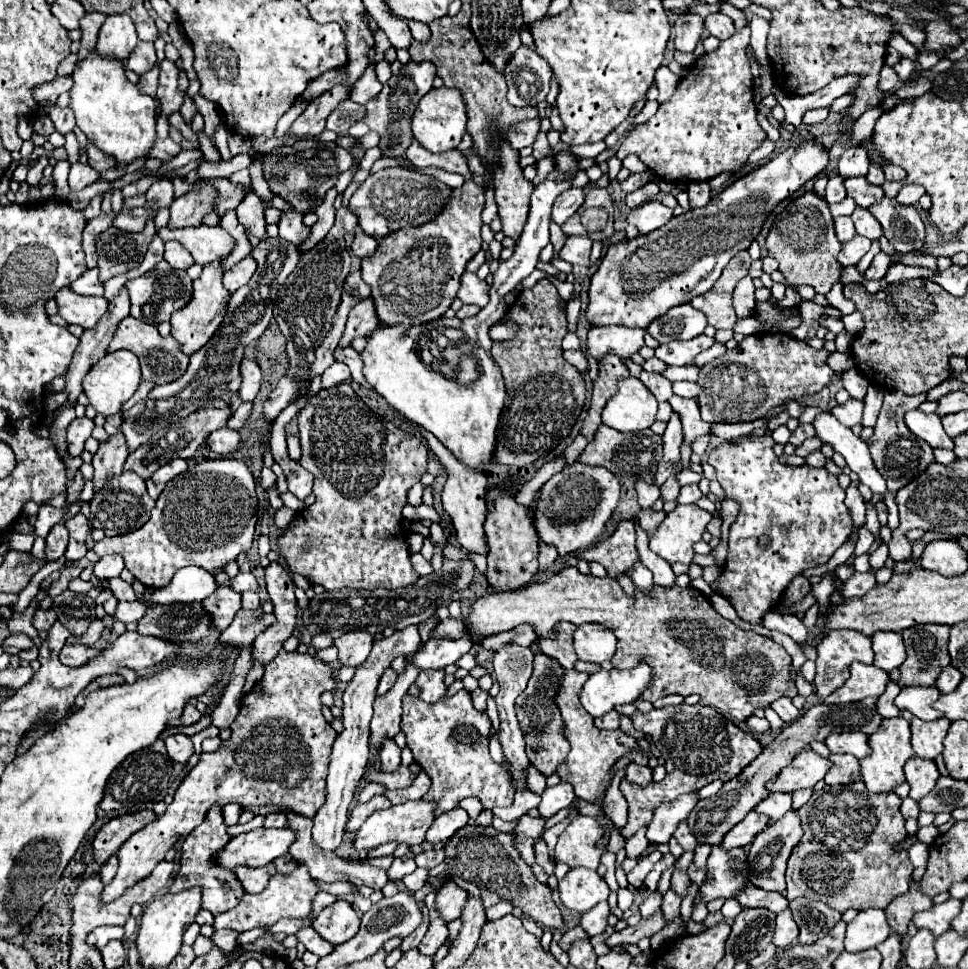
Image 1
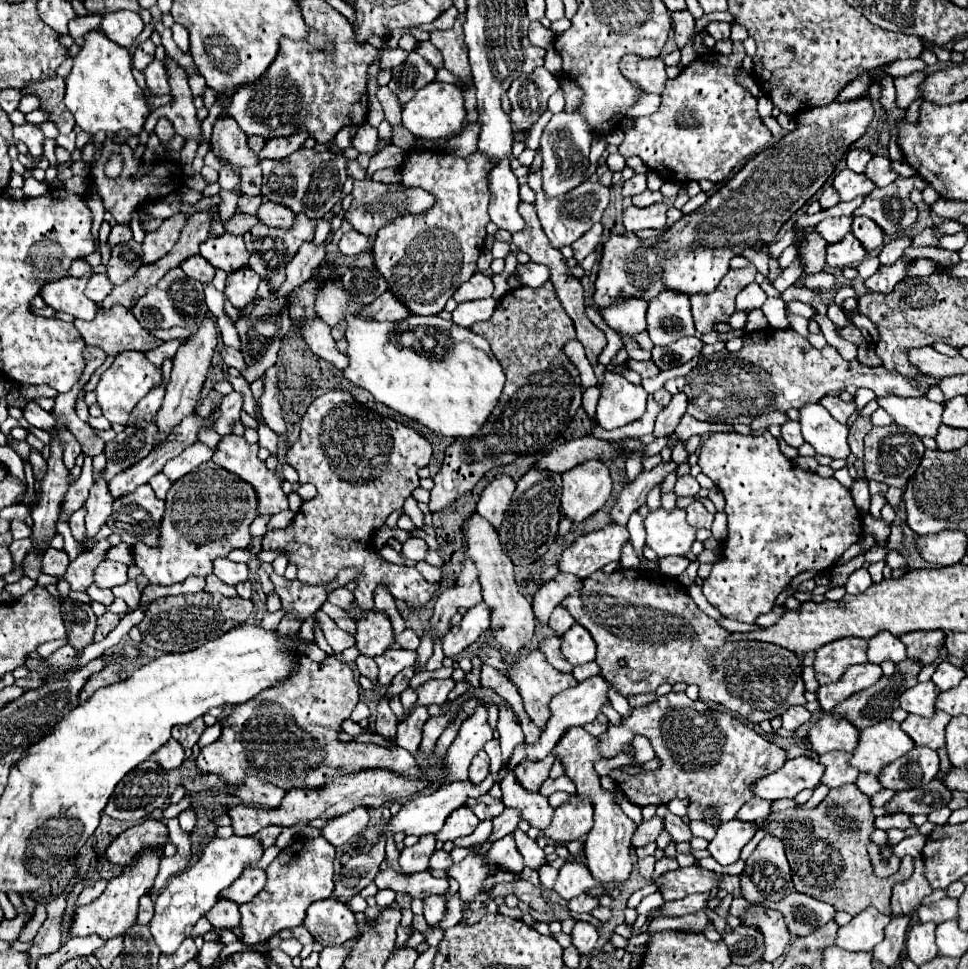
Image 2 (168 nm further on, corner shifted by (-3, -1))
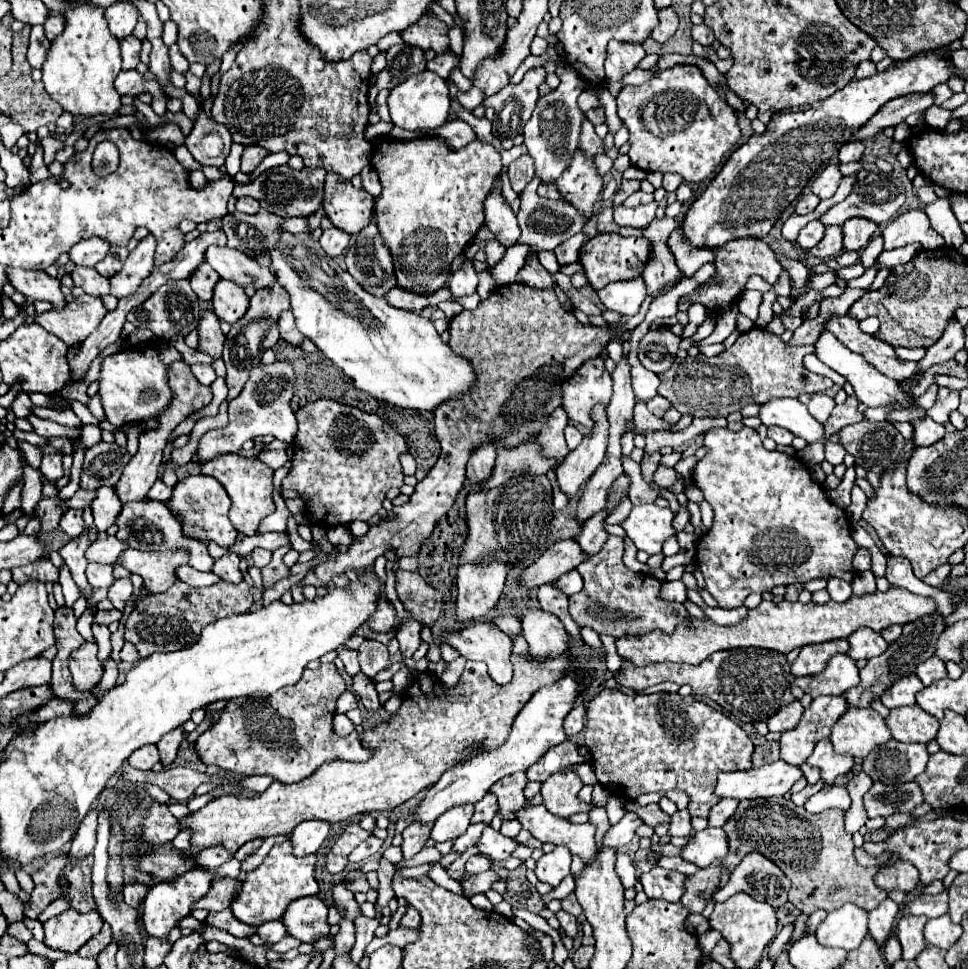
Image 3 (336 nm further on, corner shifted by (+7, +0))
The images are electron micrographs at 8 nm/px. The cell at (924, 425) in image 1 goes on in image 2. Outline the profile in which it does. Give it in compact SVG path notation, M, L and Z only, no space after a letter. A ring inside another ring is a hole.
M893 393L877 397L877 403L893 417L897 425L907 427L919 437L935 437L941 423L943 405L925 397L897 397Z

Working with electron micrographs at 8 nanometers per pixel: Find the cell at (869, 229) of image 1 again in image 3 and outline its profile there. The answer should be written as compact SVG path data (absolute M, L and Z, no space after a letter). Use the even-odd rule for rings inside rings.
M849 218L843 224L843 234L845 234L845 250L849 252L861 252L869 240L875 236L877 224L865 218Z

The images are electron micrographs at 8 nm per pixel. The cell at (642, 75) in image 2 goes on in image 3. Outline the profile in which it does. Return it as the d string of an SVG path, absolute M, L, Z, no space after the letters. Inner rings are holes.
M609 42L605 72L607 72L607 88L615 98L623 90L623 84L621 84L623 76L635 70L643 58L645 58L645 50L641 44Z

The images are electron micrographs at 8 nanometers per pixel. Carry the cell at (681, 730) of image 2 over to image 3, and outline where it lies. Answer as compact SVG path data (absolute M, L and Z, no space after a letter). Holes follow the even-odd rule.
M601 690L587 704L587 724L585 724L585 746L591 752L593 768L601 786L621 800L633 802L641 794L649 792L669 792L683 790L689 796L689 814L707 818L711 808L721 800L715 794L715 784L719 772L735 772L753 768L751 756L755 744L747 736L747 732L737 726L723 712L699 702L691 696L681 698L677 692L661 692L661 694L633 694L627 696L619 690Z

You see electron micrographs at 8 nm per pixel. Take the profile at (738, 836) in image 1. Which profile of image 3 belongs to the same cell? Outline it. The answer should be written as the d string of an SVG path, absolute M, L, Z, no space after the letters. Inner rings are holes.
M705 828L695 834L693 842L683 848L681 858L697 864L699 868L711 866L715 860L725 858L729 852L729 838L723 828Z

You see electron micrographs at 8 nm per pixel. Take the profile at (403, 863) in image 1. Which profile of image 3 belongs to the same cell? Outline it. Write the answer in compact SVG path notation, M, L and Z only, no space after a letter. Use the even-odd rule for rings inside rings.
M409 824L403 830L401 850L403 850L405 860L413 858L425 846L425 842L429 840L429 832L431 832L431 826L415 826L415 824Z

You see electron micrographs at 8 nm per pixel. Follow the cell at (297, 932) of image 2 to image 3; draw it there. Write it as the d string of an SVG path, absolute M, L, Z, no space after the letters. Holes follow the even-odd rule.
M265 922L263 926L257 928L257 932L259 932L261 940L263 940L265 944L269 944L269 946L287 936L287 930L285 930L283 922Z

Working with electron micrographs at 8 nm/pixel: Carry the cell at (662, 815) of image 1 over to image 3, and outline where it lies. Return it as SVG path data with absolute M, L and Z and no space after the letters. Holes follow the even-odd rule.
M627 812L619 824L615 824L609 832L607 838L603 838L603 842L607 842L607 846L621 850L623 846L627 846L631 842L631 838L635 836L635 830L643 824L643 820L635 814L635 812Z

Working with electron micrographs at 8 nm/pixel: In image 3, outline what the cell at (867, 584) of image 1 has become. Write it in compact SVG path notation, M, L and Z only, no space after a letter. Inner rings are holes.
M831 578L827 584L827 592L831 594L831 600L845 602L851 596L851 582L843 578Z

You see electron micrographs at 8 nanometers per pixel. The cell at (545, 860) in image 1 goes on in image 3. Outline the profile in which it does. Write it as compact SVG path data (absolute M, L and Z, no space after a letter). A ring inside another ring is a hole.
M491 826L483 832L483 838L479 840L479 846L477 846L477 850L489 856L491 860L507 860L515 848L517 848L515 838L507 838L501 832L493 830Z

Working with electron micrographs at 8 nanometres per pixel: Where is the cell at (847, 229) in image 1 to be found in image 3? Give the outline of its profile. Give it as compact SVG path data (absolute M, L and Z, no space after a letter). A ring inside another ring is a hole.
M813 220L813 222L809 222L807 226L801 228L801 232L797 236L797 244L801 248L809 250L823 240L823 234L825 234L825 224L821 220Z

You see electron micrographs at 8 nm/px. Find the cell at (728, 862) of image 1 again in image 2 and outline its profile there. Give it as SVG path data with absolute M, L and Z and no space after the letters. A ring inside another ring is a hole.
M693 865L693 867L685 867L685 869L677 869L661 875L655 881L655 885L663 895L663 901L667 903L667 901L683 899L689 893L709 893L717 889L719 879L721 879L719 873Z

